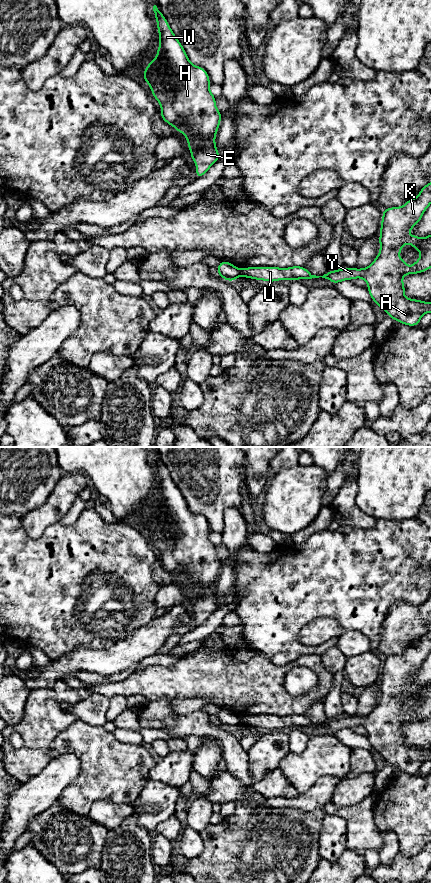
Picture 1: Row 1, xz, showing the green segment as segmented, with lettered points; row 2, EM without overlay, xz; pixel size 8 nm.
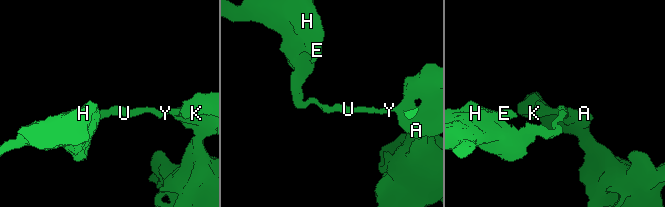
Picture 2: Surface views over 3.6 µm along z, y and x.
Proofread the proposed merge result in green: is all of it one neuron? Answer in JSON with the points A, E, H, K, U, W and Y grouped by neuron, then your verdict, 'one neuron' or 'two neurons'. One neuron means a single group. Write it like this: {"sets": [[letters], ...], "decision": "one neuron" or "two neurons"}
{"sets": [["A", "K", "U", "Y"], ["E", "H", "W"]], "decision": "two neurons"}

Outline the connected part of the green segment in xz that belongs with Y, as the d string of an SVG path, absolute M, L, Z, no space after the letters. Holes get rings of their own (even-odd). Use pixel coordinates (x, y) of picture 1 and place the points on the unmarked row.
M431 630L425 633L419 643L409 647L402 655L383 657L380 677L380 700L370 714L364 717L342 716L328 719L323 724L312 723L306 716L249 715L240 717L241 724L255 728L274 730L276 728L325 726L334 732L343 728L363 726L368 732L372 748L393 768L408 774L420 771L425 761L431 760L431 750L404 745L402 726L406 722L417 722L431 716L431 683L419 686L408 684L407 680L421 667L431 652ZM404 692L411 692L421 705L410 715L397 702Z

